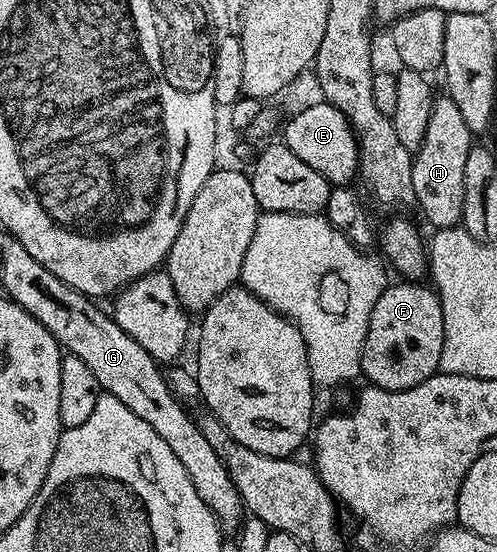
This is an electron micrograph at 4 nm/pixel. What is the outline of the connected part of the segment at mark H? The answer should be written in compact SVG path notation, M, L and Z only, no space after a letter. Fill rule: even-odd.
M448 95L438 96L433 102L433 110L431 111L431 120L427 123L427 135L423 137L423 143L421 148L413 153L413 166L411 167L411 187L413 188L413 200L416 208L421 208L421 213L427 220L433 224L434 230L438 229L456 229L461 225L461 216L463 215L463 171L467 168L467 155L469 150L473 148L475 144L475 134L467 127L467 119L463 119L462 112L459 111L459 107L455 105L452 98Z

